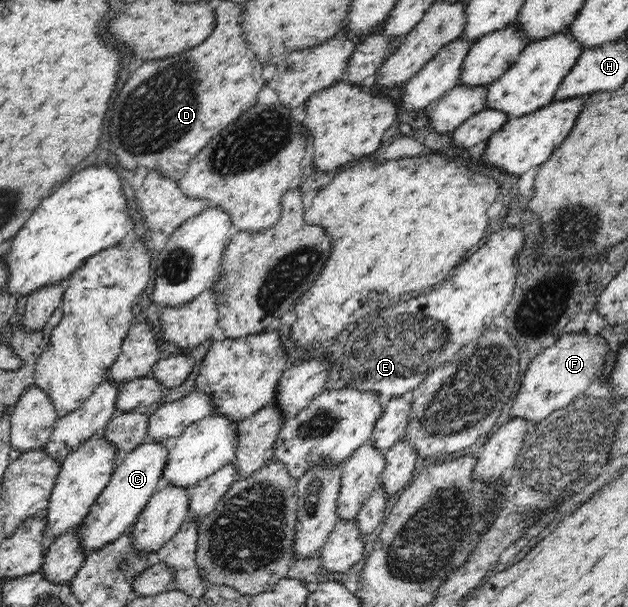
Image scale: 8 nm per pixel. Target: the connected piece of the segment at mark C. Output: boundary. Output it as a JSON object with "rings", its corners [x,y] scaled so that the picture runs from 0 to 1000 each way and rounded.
{"rings":[[[277,723],[264,728],[236,725],[226,728],[210,743],[199,746],[193,763],[182,773],[169,806],[156,815],[150,834],[143,839],[140,852],[129,863],[127,898],[132,908],[146,908],[174,896],[182,886],[191,885],[194,876],[213,867],[226,842],[232,837],[237,822],[247,814],[258,797],[261,773],[268,763],[269,736]]]}

